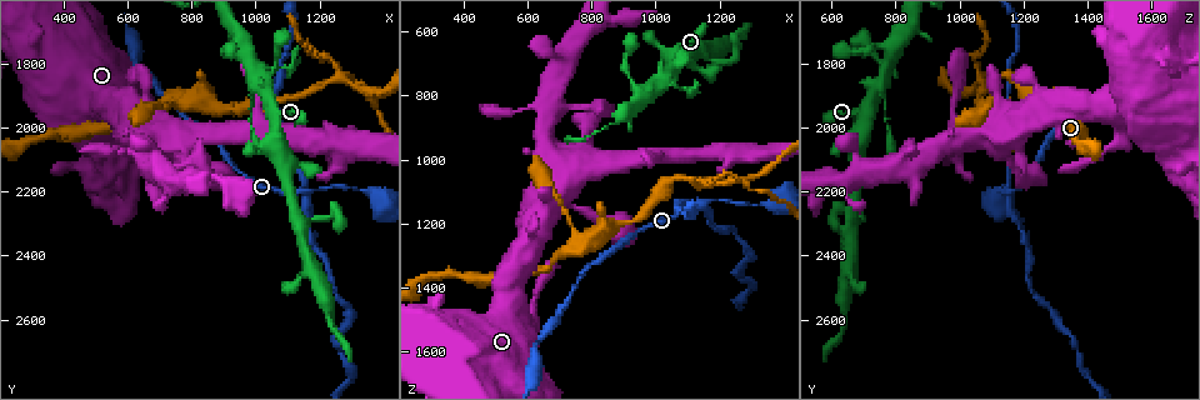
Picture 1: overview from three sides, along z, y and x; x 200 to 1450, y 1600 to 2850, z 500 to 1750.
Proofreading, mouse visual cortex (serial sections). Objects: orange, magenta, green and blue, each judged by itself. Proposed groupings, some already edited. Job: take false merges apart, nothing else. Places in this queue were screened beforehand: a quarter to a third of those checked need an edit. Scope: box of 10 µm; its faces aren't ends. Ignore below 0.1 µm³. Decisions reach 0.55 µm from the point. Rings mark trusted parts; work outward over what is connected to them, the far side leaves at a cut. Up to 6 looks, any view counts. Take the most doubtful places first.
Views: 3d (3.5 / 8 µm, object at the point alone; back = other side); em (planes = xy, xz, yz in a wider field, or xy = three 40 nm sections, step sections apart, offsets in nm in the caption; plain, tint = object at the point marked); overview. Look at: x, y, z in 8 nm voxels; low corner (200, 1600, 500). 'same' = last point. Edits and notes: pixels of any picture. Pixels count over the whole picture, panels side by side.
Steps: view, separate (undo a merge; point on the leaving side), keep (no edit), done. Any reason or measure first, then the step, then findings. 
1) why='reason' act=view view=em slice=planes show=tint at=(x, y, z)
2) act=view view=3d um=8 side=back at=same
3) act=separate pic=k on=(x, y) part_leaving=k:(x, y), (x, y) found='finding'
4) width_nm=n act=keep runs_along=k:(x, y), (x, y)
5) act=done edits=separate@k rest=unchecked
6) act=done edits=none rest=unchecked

why='four-way junction' act=view view=3d um=3.5 side=back at=(1150, 2190, 1140)

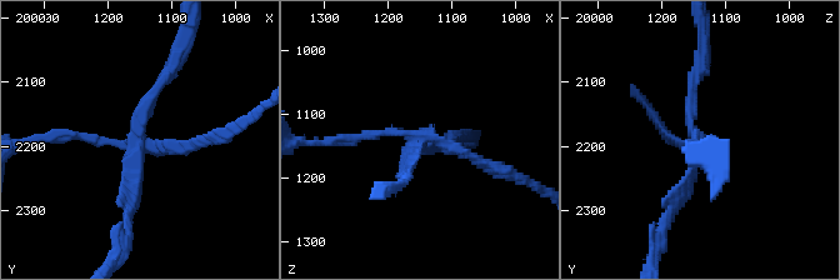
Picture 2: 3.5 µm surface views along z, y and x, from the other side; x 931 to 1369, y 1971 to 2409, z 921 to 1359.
arms=4 arm_widths_nm=100,150,150,150 act=view view=em slice=planes show=tint at=(1145, 2195, 1135)

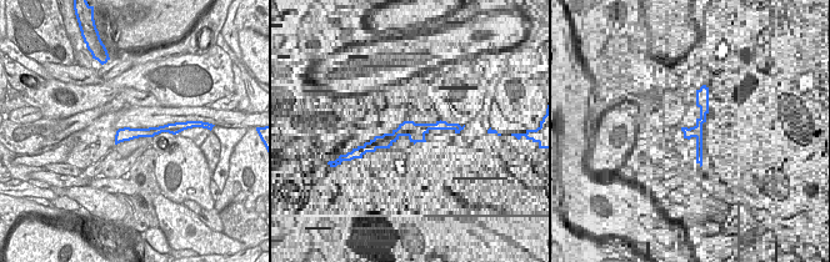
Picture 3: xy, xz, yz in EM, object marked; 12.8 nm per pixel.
act=separate pic=2 on=(151, 94) part_leaving=2:(139, 148), (128, 236), (116, 259) found='two cells meet here'

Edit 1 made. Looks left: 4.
act=view view=overview

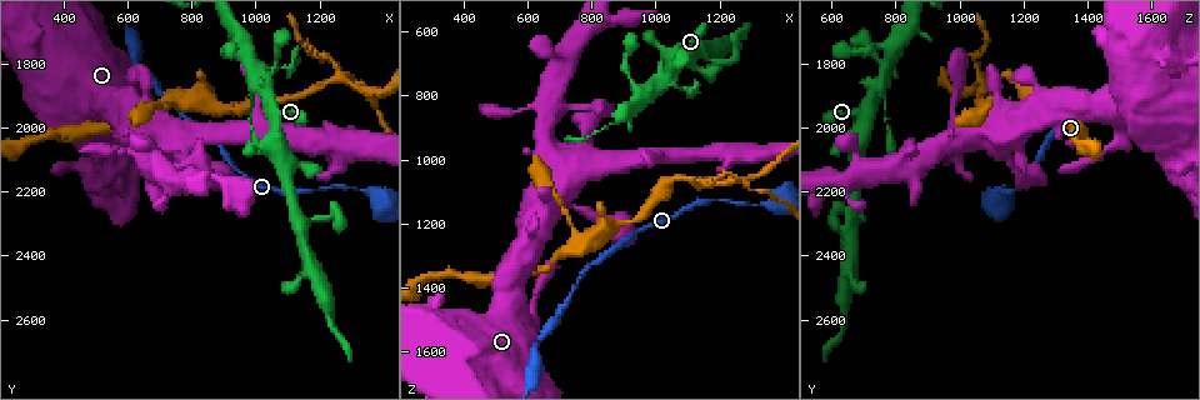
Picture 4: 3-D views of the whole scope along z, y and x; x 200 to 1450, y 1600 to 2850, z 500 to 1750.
why='sudden change in width' act=view view=3d um=8 at=(1030, 1900, 730)

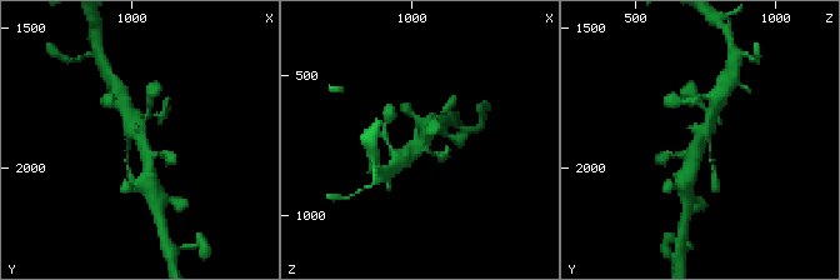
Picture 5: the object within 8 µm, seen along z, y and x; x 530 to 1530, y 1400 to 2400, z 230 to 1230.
act=view view=em slice=xy step=2 show=tint at=same

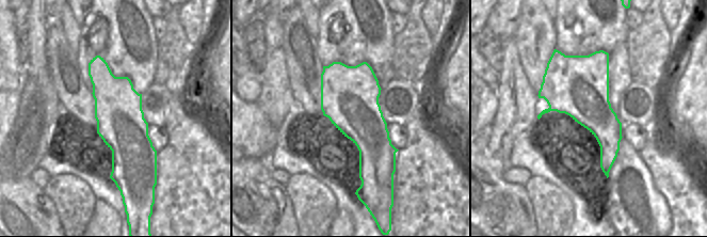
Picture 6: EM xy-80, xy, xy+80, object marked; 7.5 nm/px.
act=keep runs_along=5:(675, 154), (696, 148), (711, 110) found='continuous, no second cell'

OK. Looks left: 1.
act=done edits=separate@2 rest=unchecked

